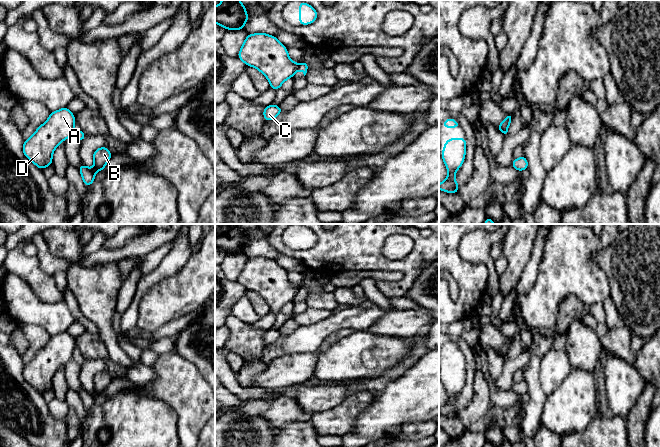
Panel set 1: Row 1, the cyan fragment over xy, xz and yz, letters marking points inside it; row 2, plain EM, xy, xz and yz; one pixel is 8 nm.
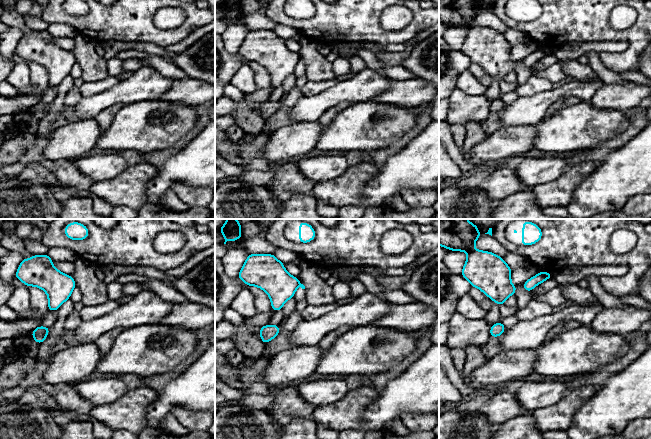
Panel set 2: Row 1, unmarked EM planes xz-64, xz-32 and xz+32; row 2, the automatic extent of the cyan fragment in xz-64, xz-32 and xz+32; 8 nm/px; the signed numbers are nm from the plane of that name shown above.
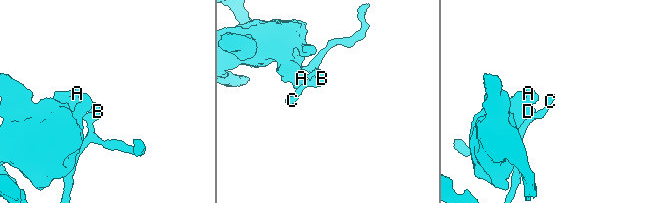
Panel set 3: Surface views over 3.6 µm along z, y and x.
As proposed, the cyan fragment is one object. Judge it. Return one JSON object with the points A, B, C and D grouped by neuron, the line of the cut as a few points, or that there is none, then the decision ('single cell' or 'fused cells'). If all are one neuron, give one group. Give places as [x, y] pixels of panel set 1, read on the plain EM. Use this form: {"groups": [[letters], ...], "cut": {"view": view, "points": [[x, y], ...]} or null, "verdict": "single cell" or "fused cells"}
{"groups": [["A", "D"], ["B", "C"]], "cut": {"view": "xz", "points": [[298, 288], [296, 293]]}, "verdict": "fused cells"}

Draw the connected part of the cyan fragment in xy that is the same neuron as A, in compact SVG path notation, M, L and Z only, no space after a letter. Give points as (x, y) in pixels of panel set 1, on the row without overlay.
M67 331L51 336L47 345L24 365L24 379L41 394L53 388L54 374L62 365L73 359L75 346L74 338Z

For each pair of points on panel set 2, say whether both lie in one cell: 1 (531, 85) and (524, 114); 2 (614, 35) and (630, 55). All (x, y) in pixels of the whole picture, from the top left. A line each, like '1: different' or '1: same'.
1: different
2: same

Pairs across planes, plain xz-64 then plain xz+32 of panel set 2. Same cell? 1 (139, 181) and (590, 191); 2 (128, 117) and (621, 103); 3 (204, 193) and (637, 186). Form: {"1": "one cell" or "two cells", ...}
{"1": "two cells", "2": "two cells", "3": "two cells"}

